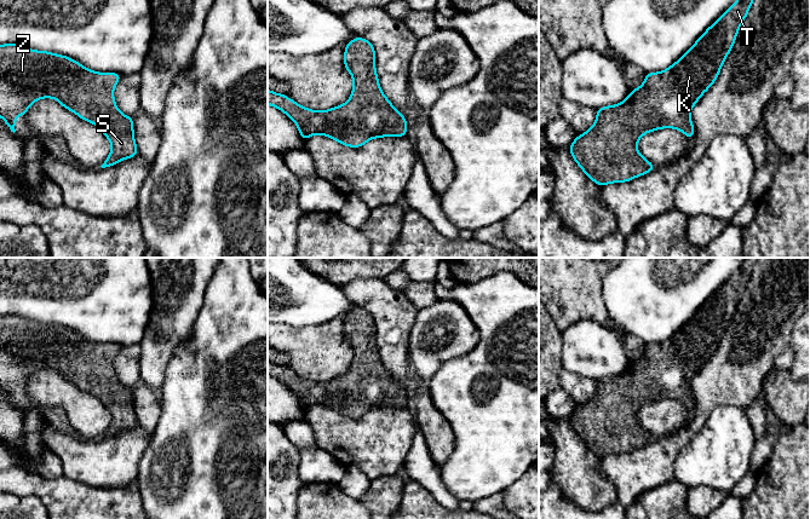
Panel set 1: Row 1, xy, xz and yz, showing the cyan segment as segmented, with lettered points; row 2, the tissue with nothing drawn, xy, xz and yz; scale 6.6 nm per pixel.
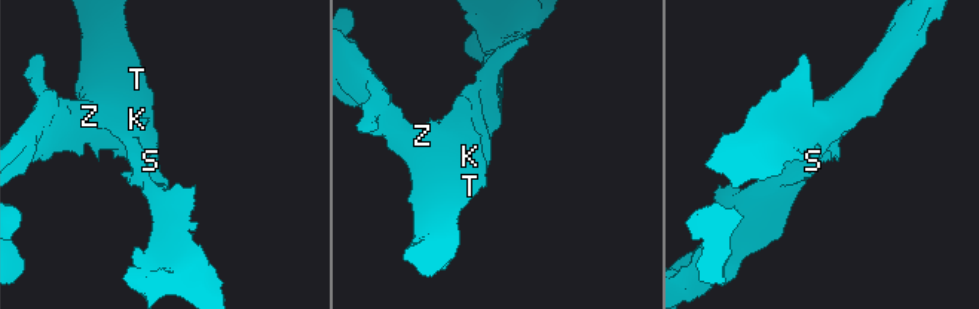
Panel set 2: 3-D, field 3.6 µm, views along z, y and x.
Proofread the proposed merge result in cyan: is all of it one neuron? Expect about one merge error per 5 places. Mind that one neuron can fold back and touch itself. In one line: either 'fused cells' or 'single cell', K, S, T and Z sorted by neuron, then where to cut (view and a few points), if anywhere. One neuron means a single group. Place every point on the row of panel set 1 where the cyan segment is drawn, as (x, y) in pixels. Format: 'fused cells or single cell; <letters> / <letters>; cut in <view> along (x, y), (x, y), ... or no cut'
single cell; K S T Z; no cut

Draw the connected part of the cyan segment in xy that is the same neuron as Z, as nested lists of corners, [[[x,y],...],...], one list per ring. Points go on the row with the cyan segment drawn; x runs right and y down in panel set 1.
[[[16,44],[0,45],[0,117],[16,132],[16,117],[41,98],[53,98],[81,120],[94,123],[109,139],[111,151],[102,168],[138,154],[133,117],[123,115],[115,104],[114,88],[121,75],[92,71],[74,59],[46,51],[29,50]]]

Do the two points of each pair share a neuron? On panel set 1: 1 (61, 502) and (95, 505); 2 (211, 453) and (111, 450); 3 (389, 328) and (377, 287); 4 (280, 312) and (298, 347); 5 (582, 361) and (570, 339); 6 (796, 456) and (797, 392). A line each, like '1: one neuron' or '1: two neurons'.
1: one neuron
2: two neurons
3: one neuron
4: two neurons
5: one neuron
6: two neurons

